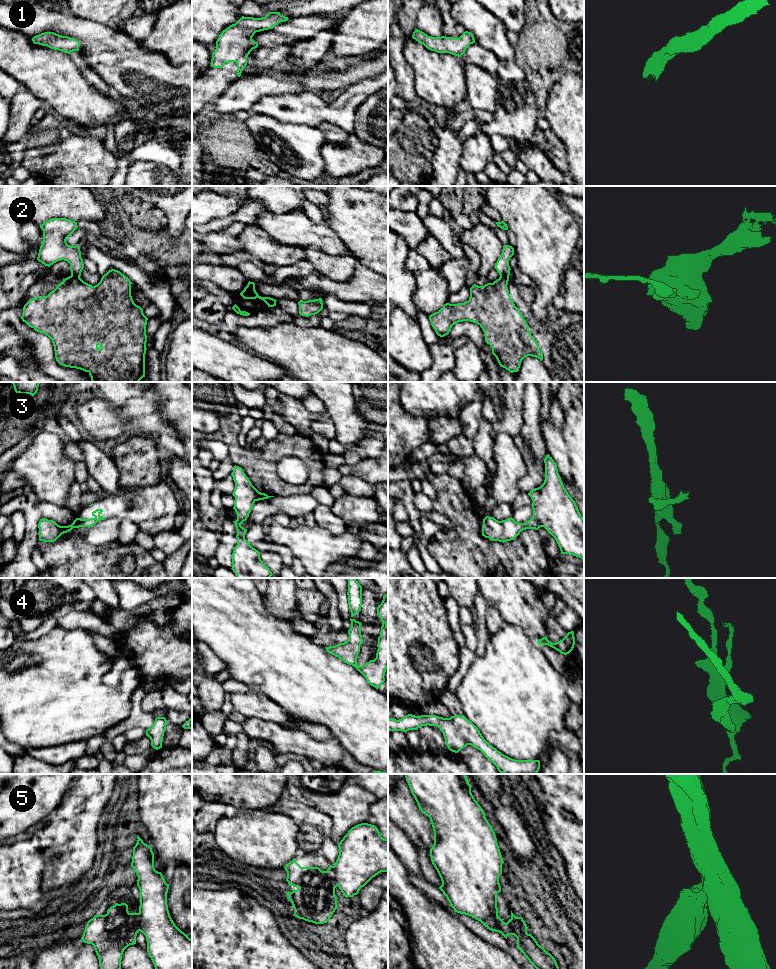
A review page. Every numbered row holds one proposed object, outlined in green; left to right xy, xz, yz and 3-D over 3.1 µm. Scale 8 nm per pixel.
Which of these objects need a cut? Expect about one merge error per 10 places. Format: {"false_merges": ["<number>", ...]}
{"false_merges": ["2", "5"]}

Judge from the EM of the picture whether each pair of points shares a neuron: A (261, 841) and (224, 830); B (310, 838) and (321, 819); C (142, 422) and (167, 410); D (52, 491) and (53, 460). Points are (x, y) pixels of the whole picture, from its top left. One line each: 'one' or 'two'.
A: one
B: two
C: two
D: one

